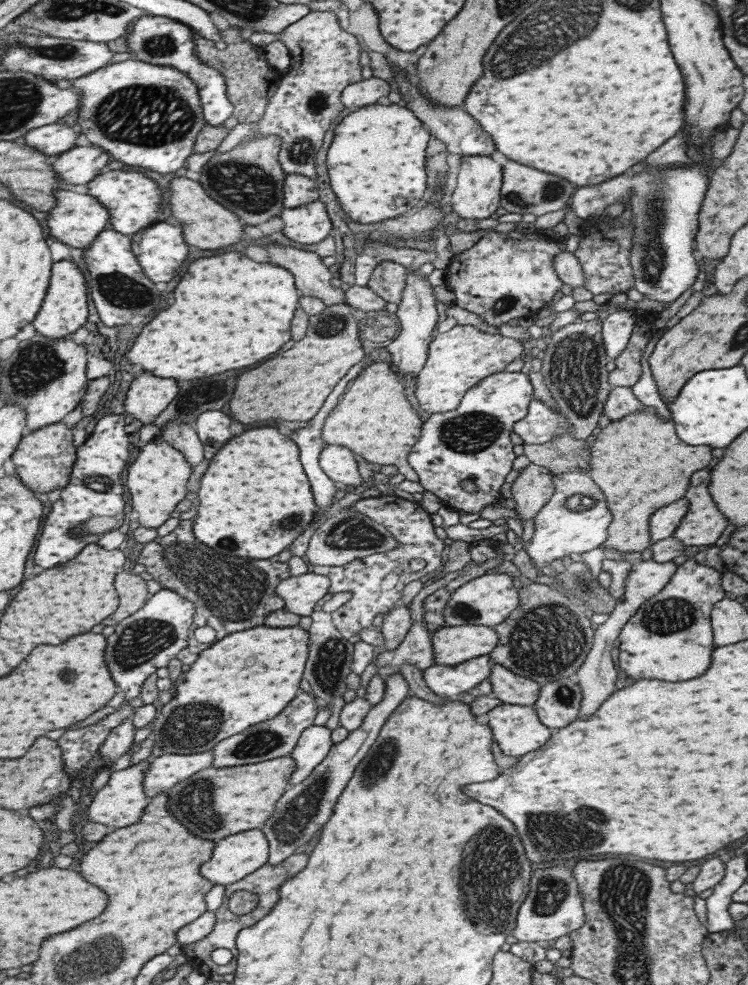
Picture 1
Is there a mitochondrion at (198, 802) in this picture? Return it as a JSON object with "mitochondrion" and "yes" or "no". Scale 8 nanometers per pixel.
{"mitochondrion":"yes"}

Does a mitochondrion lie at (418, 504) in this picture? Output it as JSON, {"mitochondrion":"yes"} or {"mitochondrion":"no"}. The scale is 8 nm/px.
{"mitochondrion":"no"}

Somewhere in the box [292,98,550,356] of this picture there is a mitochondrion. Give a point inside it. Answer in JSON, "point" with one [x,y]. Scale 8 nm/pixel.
{"point":[331,326]}

